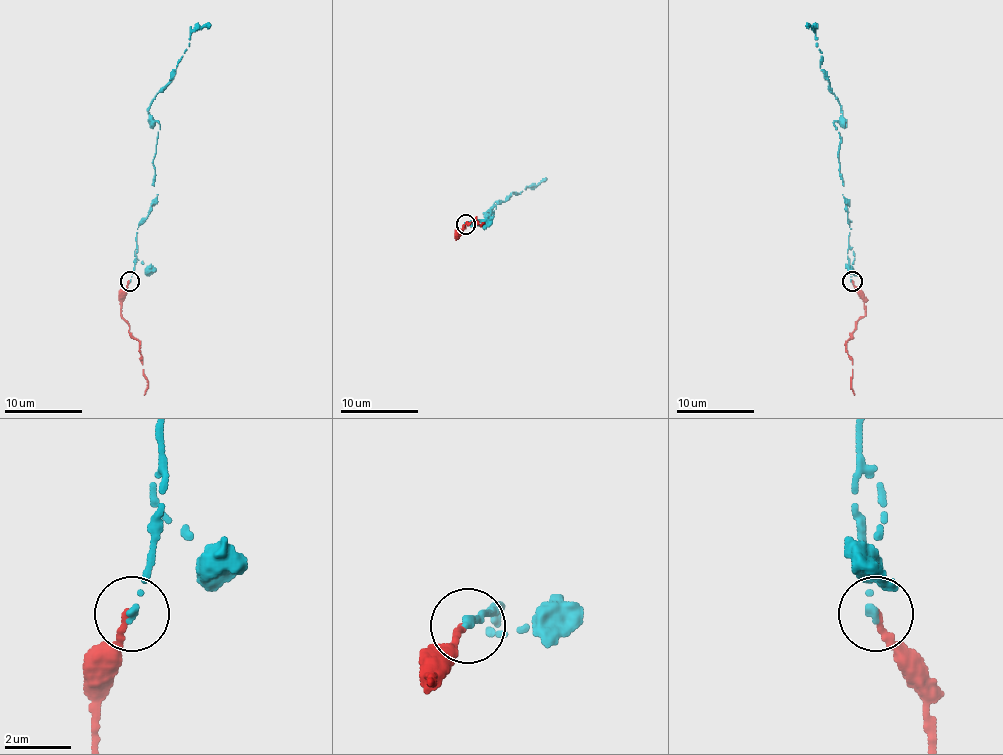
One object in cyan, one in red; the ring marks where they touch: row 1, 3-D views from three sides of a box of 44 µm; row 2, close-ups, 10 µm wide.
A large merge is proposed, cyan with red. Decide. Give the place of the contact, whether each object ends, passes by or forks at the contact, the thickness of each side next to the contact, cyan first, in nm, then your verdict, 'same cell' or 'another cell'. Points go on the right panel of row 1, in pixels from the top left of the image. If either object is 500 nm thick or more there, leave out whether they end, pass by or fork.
place (852, 281); cyan ends; red ends; calibres 220 and 240 nm; same cell

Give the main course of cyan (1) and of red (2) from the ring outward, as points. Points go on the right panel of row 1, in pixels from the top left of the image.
1: (852, 281), (840, 134), (834, 125), (842, 107), (820, 68), (815, 33), (807, 25)
2: (852, 281), (863, 300), (865, 314), (846, 341), (854, 394)

